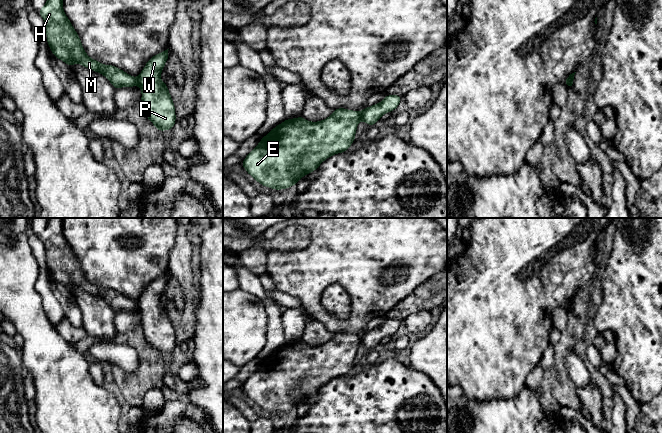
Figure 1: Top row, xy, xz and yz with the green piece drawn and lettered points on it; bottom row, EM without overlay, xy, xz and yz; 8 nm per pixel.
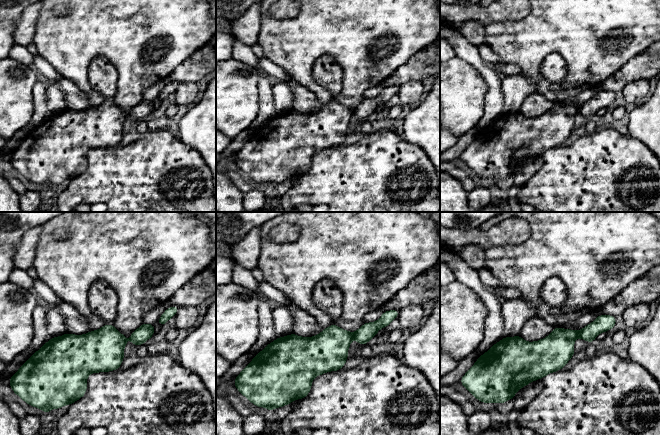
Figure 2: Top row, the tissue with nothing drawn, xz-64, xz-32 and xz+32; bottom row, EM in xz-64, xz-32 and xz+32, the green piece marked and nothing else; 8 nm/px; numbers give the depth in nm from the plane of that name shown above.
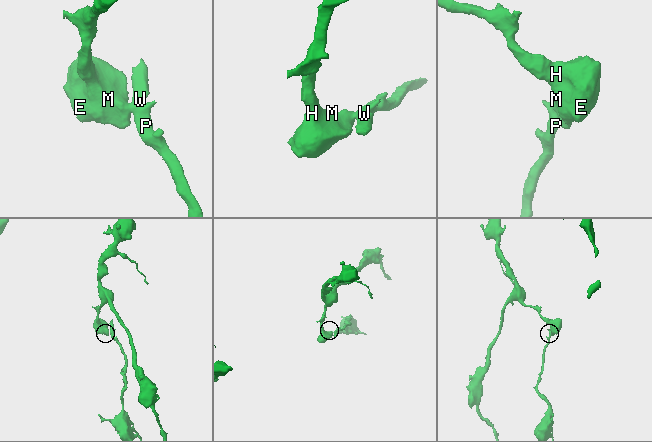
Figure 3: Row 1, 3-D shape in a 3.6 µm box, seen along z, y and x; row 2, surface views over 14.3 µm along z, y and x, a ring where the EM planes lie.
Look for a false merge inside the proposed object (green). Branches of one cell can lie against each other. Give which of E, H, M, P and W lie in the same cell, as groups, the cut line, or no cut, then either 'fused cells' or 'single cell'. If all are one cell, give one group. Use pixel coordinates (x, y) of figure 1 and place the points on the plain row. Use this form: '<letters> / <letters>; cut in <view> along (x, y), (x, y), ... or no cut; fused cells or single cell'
E H M / P W; cut in xz along (360, 336), (361, 343); fused cells

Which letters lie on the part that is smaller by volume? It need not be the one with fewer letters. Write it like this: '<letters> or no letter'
P, W

